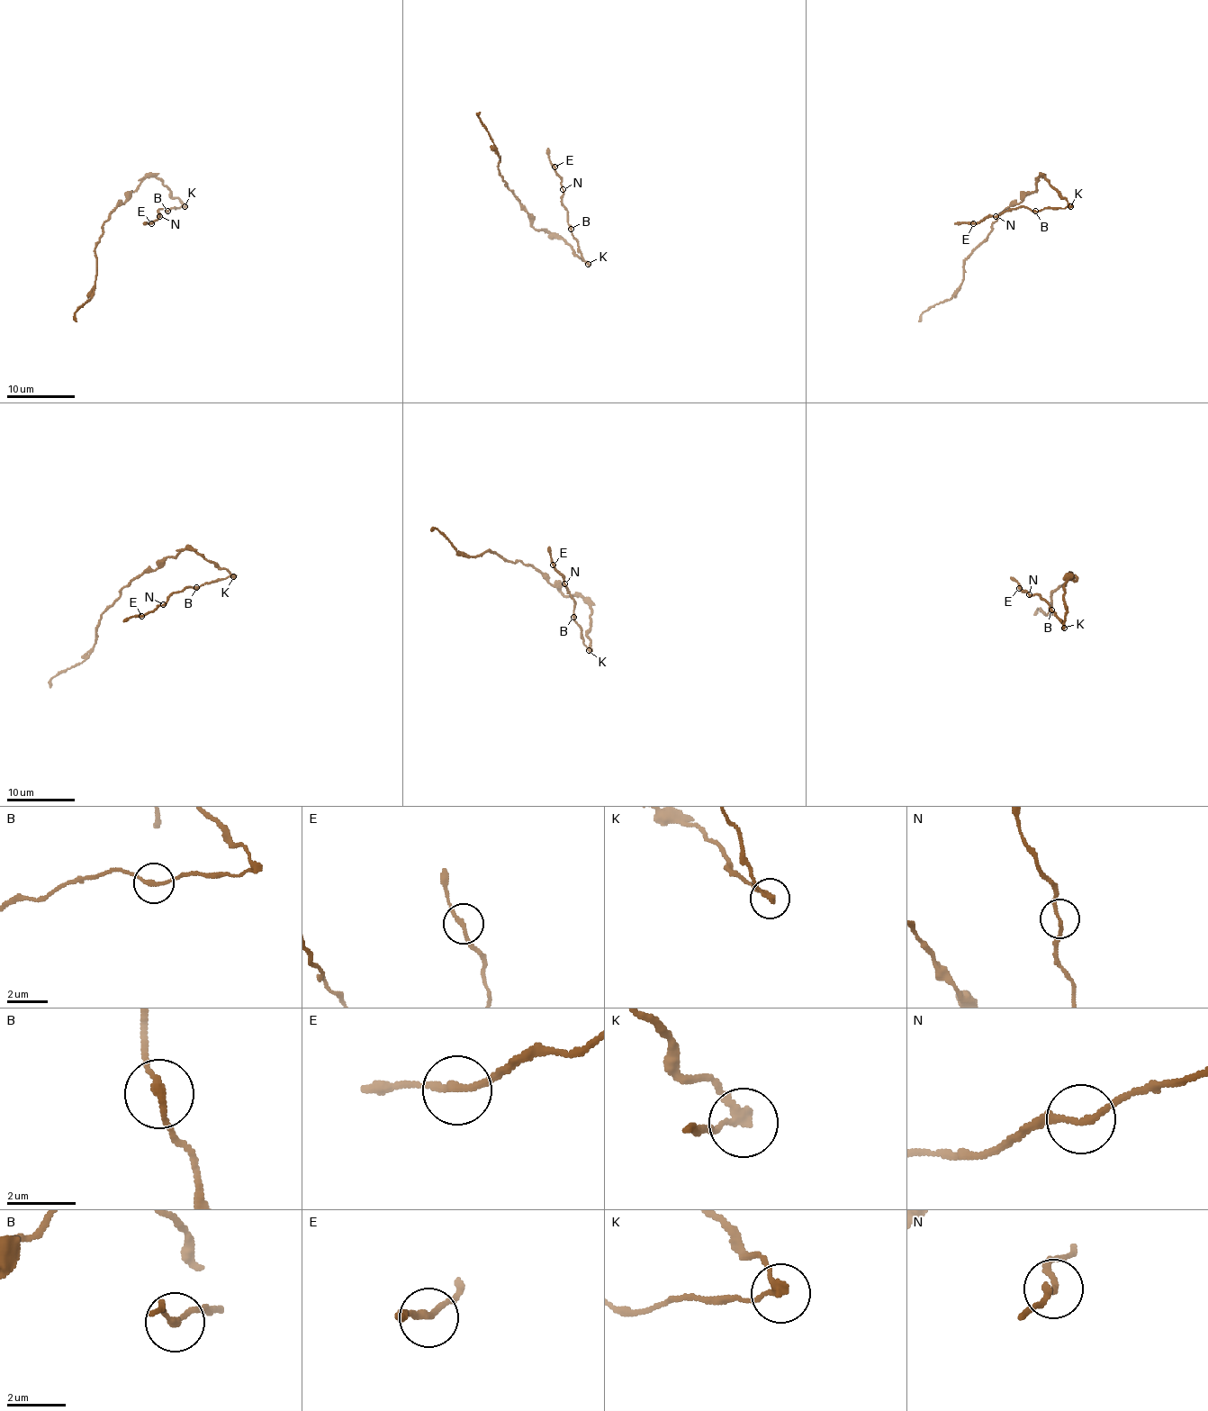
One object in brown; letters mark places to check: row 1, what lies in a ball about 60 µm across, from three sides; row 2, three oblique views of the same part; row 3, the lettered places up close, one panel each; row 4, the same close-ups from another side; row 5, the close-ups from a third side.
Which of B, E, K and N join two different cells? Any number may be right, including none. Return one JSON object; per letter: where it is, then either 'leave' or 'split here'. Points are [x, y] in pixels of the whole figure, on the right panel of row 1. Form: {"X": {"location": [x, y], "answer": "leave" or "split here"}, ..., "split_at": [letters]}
{"B": {"location": [1035, 211], "answer": "leave"}, "E": {"location": [973, 223], "answer": "leave"}, "K": {"location": [1070, 206], "answer": "split here"}, "N": {"location": [996, 216], "answer": "leave"}, "split_at": ["K"]}

